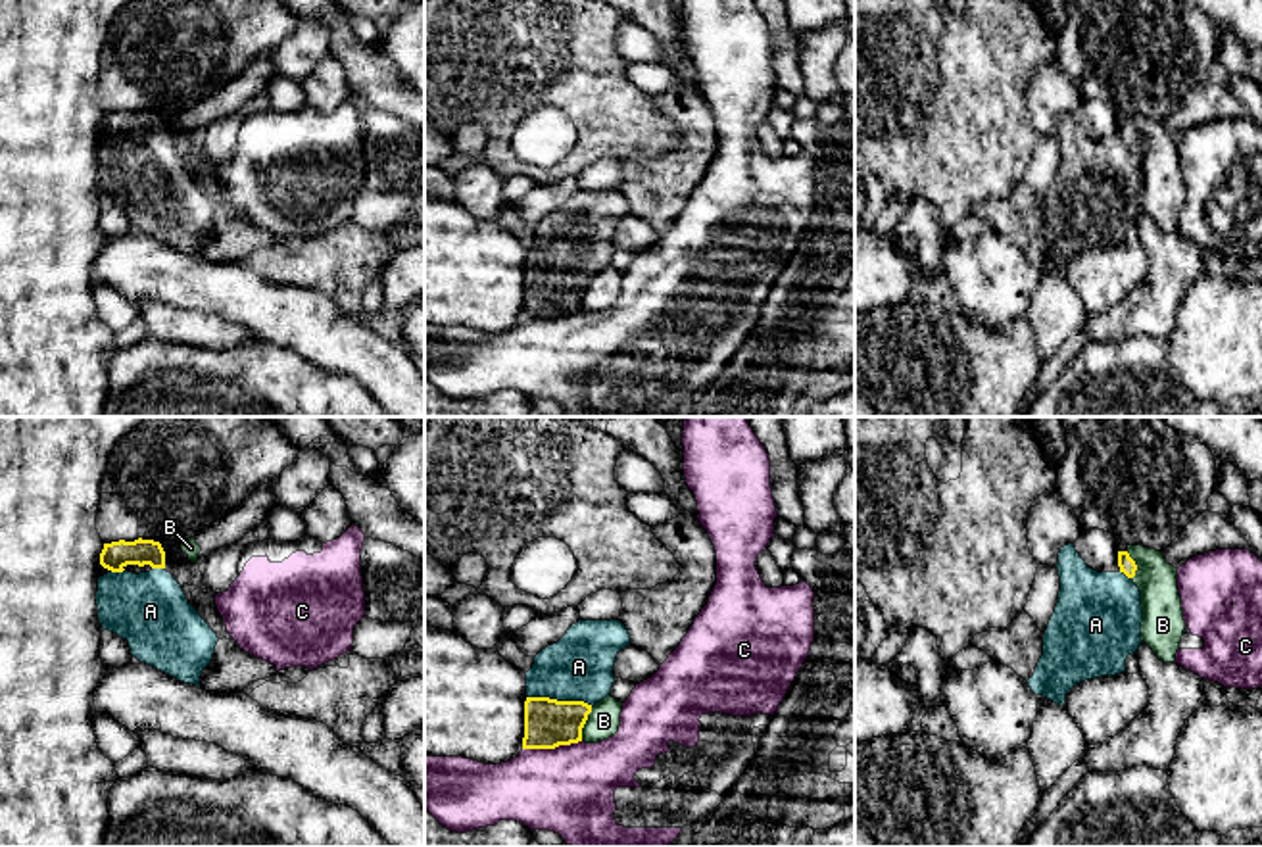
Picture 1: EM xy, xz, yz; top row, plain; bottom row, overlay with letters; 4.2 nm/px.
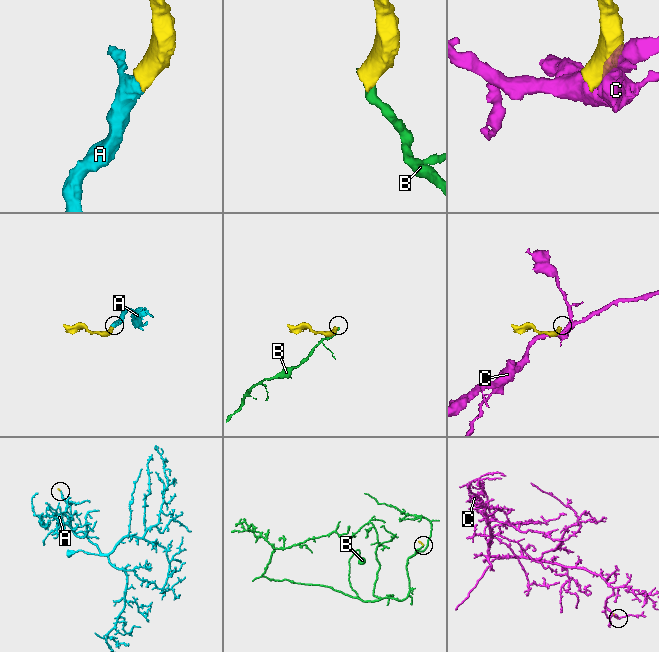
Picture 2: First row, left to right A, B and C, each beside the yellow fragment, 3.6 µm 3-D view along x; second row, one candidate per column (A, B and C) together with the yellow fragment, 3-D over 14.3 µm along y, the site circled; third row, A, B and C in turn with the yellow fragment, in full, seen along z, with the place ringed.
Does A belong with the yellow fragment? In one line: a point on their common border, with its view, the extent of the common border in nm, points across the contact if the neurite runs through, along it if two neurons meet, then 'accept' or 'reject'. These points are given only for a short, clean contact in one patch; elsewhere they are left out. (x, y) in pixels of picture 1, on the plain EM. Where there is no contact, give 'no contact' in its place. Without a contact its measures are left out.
xz (559, 271) | 280 nm | across xz (548, 292), (559, 271), (561, 256), (579, 237) | accept

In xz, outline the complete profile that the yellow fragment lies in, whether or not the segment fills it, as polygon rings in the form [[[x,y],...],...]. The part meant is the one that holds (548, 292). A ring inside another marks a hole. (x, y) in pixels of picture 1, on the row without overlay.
[[[578,190],[553,215],[534,227],[526,244],[522,319],[555,319],[582,311],[582,298],[592,277],[611,263],[613,236],[630,204],[620,190]]]

